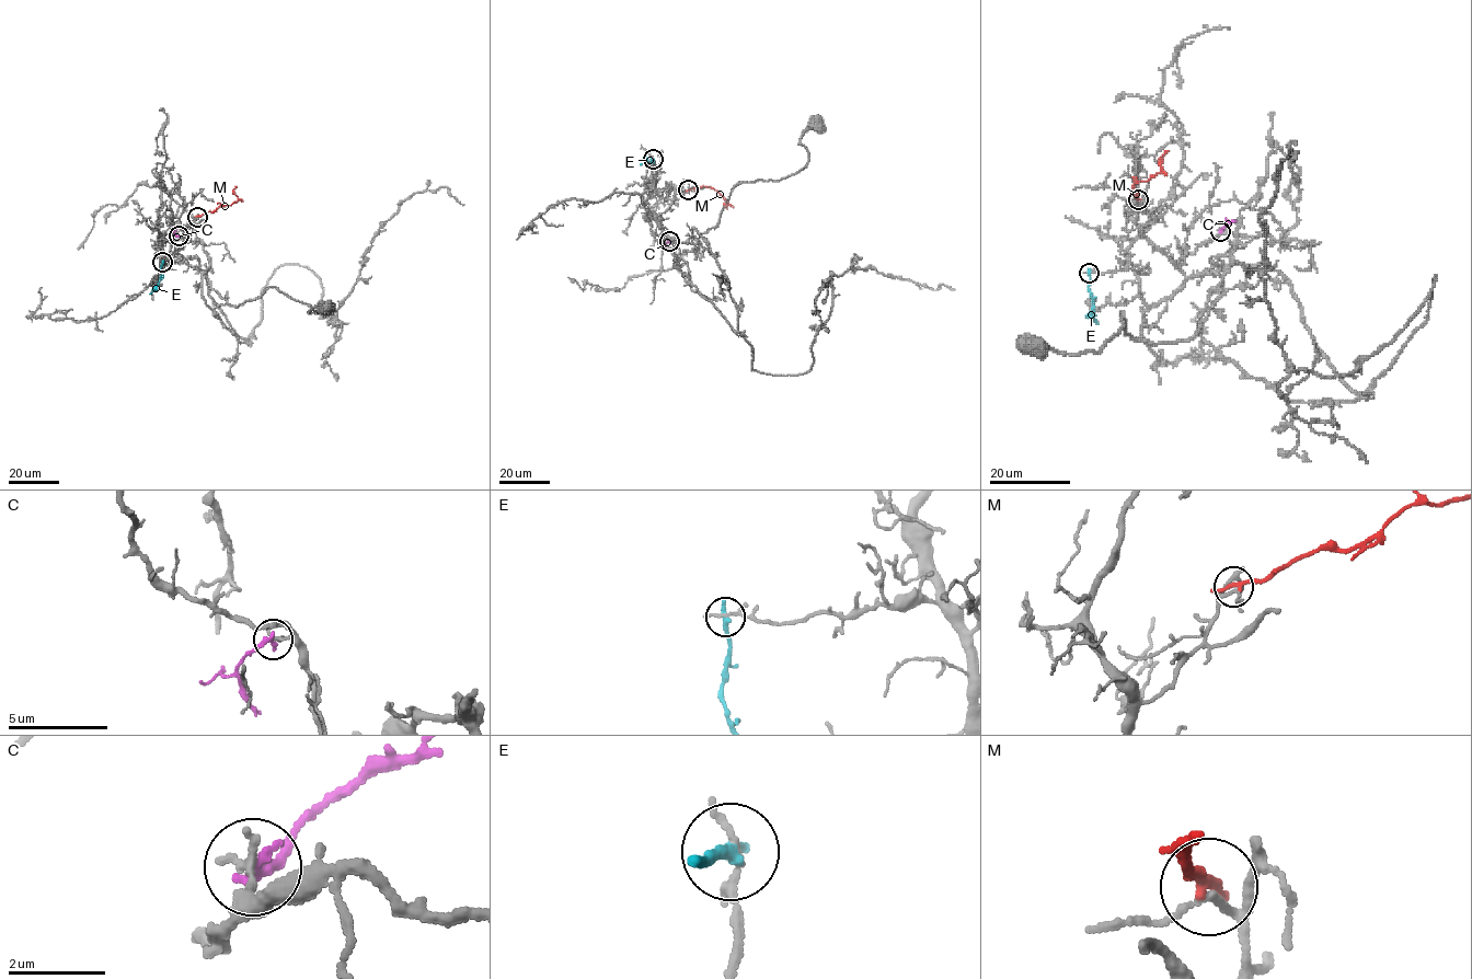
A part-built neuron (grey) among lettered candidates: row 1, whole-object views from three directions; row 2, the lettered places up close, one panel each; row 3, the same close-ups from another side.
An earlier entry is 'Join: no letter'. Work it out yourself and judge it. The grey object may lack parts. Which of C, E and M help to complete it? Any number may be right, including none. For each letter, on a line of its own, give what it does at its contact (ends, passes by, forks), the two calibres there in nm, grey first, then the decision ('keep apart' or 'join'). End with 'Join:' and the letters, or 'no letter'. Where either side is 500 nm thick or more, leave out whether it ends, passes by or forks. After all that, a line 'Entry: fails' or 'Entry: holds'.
C: it ends there; 220 nm thick on the grey side, 300 nm on the other; keep apart
E: it ends there; 120 nm thick on the grey side, 320 nm on the other; keep apart
M: it ends there; 130 nm thick on the grey side, 280 nm on the other; keep apart
Join: no letter
Entry: holds

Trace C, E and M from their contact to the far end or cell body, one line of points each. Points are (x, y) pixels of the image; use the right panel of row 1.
C: (1220, 230), (1235, 219)
E: (1089, 272), (1092, 319), (1097, 323)
M: (1138, 199), (1133, 191), (1135, 183), (1148, 181), (1159, 173), (1161, 158), (1168, 150)

